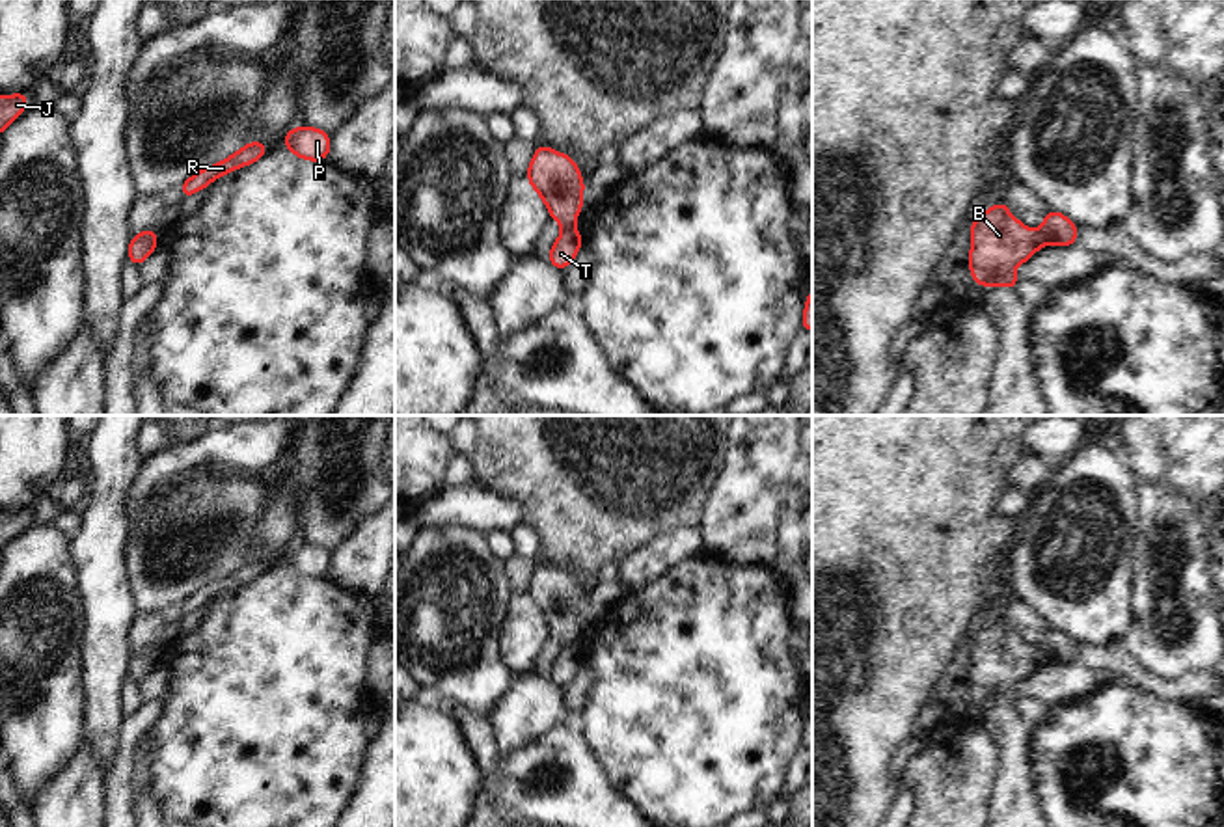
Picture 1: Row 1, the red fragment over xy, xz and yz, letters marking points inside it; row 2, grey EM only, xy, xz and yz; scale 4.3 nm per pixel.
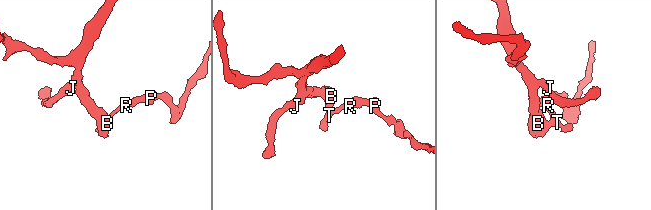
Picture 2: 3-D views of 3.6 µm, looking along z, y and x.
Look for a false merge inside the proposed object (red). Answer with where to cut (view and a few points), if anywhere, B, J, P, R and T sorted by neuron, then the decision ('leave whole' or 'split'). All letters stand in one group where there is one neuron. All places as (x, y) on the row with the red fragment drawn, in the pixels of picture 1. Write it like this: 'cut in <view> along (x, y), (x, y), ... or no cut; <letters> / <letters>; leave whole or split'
cut in yz along (1036, 231), (1044, 243); B J / P R T; split

